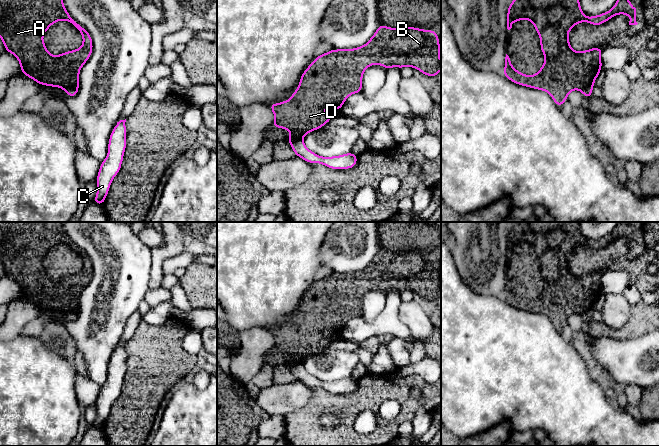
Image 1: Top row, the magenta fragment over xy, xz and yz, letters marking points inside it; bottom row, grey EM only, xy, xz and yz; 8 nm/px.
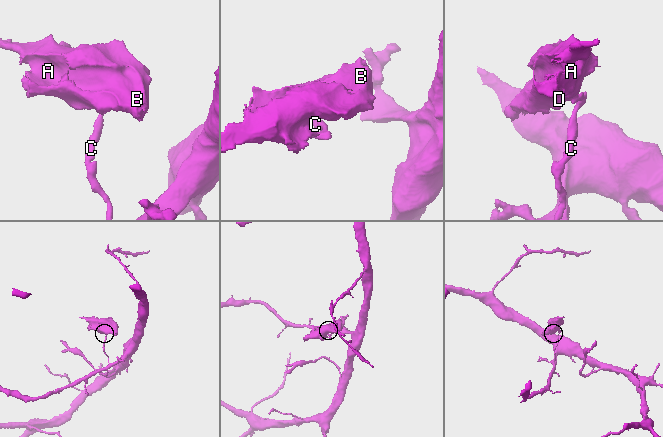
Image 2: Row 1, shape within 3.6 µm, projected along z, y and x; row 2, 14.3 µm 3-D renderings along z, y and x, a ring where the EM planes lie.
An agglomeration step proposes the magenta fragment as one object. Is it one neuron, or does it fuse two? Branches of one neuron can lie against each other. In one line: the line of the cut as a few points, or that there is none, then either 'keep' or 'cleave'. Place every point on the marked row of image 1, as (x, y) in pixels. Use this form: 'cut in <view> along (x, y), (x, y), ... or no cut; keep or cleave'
cut in xy along (78, 86), (65, 90); cleave

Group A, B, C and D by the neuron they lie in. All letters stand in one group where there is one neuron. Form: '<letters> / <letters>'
A B D / C

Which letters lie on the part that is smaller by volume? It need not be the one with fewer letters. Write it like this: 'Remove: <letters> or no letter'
Remove: A, B, D

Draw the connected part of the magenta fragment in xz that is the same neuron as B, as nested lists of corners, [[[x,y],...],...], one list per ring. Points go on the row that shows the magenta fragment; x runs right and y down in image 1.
[[[380,23],[369,41],[361,47],[353,49],[332,49],[317,55],[301,75],[299,85],[290,99],[272,103],[275,128],[283,128],[291,133],[287,141],[302,139],[311,131],[318,130],[328,124],[332,118],[323,110],[326,107],[341,111],[345,100],[354,93],[362,93],[363,73],[368,66],[382,65],[385,70],[391,67],[413,67],[422,74],[435,78],[441,71],[440,42],[435,30],[423,30],[417,27],[390,28]]]

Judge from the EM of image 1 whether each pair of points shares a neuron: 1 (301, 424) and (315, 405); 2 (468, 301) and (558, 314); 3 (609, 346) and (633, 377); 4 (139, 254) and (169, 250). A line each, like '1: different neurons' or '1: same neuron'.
1: same neuron
2: different neurons
3: same neuron
4: different neurons

